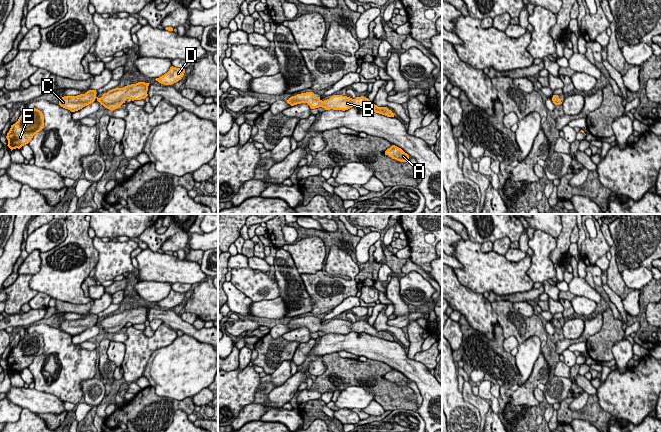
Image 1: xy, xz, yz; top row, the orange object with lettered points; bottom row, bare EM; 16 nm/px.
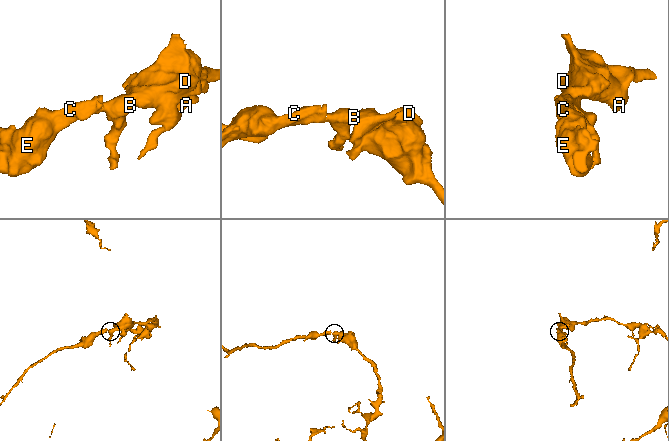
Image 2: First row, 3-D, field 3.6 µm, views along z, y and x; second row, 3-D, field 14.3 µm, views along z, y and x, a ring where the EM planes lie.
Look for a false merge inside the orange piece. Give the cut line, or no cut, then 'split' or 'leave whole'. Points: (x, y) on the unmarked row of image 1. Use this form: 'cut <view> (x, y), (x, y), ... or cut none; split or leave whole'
cut none; leave whole

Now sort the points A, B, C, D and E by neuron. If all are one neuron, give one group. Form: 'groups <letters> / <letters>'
groups A B C D E

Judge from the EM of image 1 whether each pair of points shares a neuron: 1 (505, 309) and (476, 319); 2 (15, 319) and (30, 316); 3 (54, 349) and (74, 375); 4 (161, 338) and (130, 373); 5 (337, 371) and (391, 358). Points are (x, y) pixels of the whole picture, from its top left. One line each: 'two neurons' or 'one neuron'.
1: two neurons
2: one neuron
3: one neuron
4: one neuron
5: two neurons

